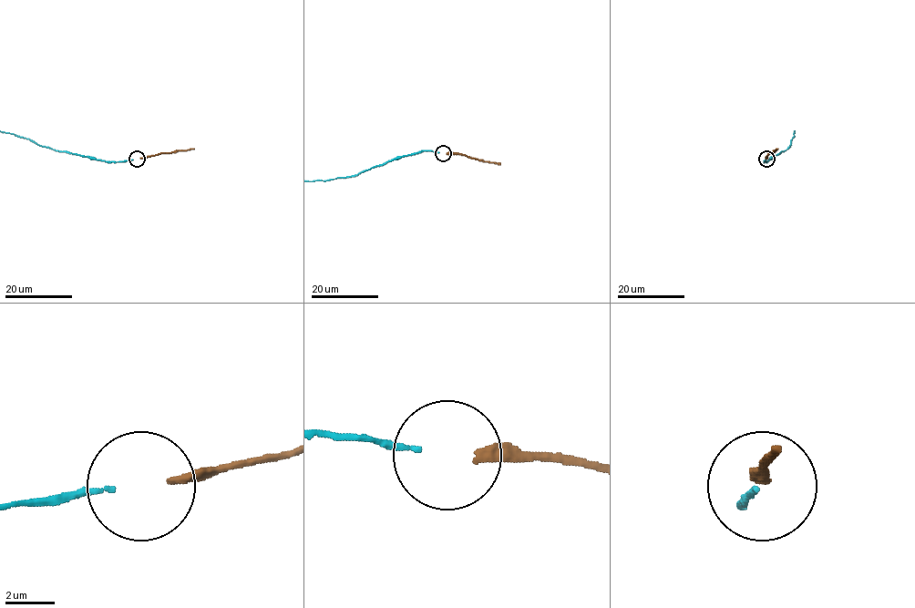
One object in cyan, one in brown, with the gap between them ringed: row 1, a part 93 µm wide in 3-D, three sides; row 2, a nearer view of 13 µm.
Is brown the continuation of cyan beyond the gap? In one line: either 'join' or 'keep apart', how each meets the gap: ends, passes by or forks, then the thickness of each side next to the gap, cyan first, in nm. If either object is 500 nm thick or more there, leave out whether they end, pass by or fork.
join; cyan ends; brown ends; calibres 200 and 380 nm

